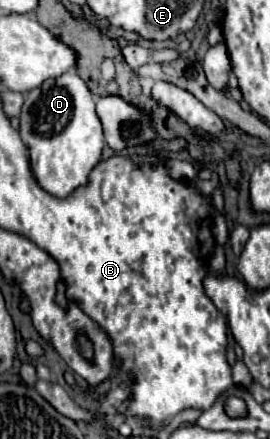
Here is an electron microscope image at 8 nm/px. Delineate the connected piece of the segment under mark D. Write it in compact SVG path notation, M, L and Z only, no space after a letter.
M76 71L64 73L56 81L46 81L40 89L26 93L20 115L20 135L30 149L32 169L40 187L54 197L68 197L78 187L88 185L90 173L102 161L104 133L96 113L94 97Z

